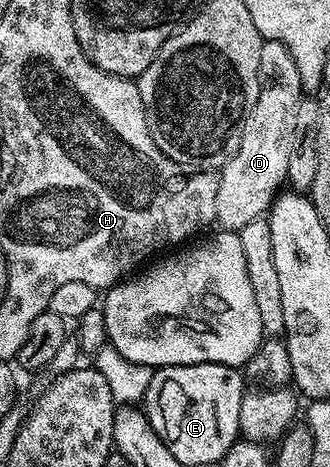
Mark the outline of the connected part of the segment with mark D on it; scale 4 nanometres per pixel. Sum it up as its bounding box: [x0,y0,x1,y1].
[215,39,303,233]

